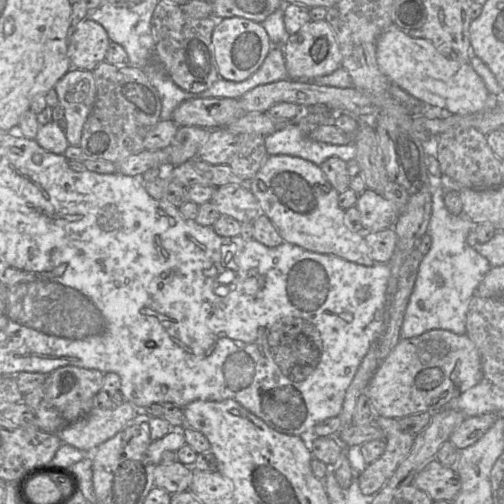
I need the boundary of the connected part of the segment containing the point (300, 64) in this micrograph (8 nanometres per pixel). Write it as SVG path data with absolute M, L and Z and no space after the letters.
M324 20L309 21L288 37L283 46L285 66L290 80L310 81L326 76L341 66L341 54L331 26Z

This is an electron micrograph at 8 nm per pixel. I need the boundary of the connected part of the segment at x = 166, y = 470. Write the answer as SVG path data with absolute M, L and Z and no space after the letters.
M179 461L171 464L160 463L154 470L154 484L169 494L189 491L192 483L193 467Z

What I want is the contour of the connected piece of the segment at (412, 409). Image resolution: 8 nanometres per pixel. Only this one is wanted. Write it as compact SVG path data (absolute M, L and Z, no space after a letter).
M432 329L413 338L401 338L378 366L366 392L378 416L400 419L422 412L437 412L452 399L477 385L482 378L478 349L466 334L457 335L444 329Z

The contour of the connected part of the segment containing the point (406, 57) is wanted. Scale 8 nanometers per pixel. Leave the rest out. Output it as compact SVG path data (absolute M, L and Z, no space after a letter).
M392 25L376 41L376 60L381 72L411 96L432 106L448 110L451 114L472 114L502 101L488 92L482 78L470 63L452 59L440 53L425 38L412 38Z

